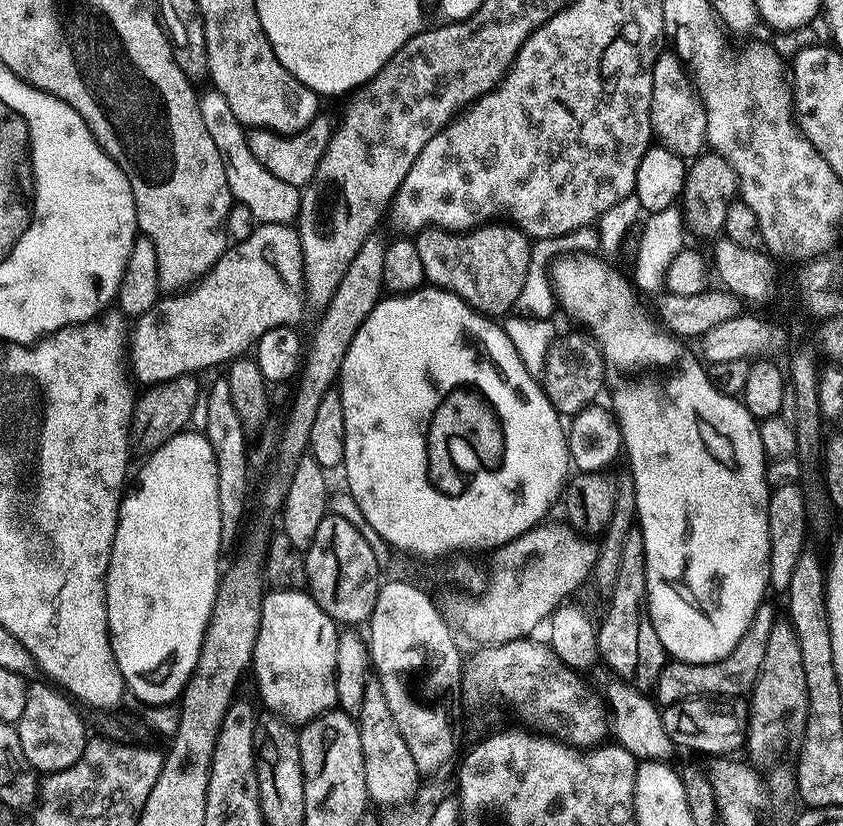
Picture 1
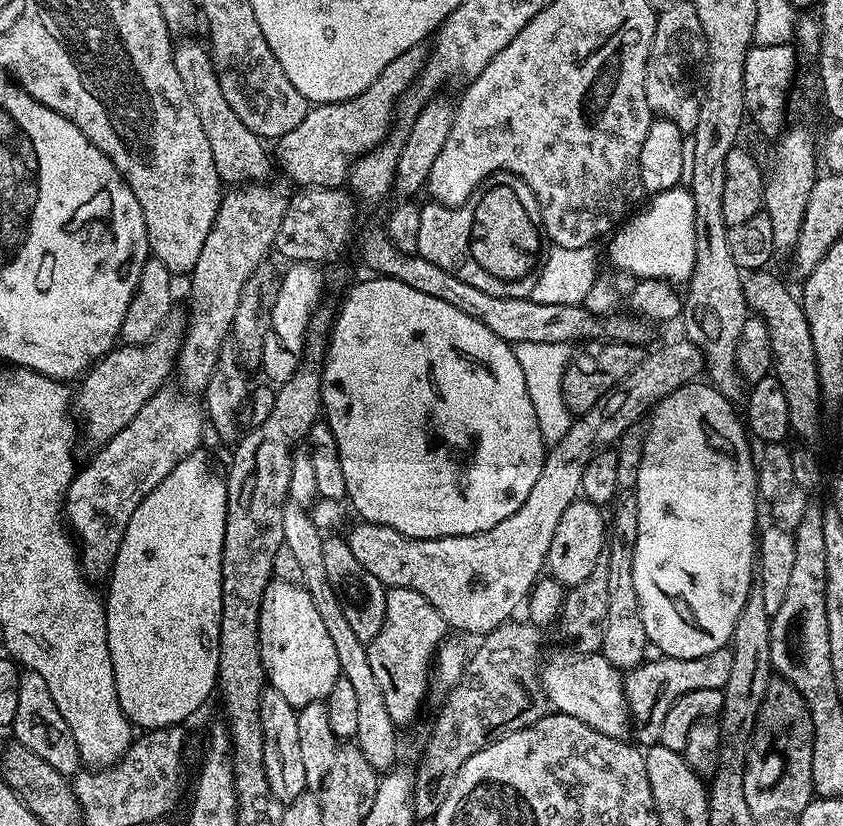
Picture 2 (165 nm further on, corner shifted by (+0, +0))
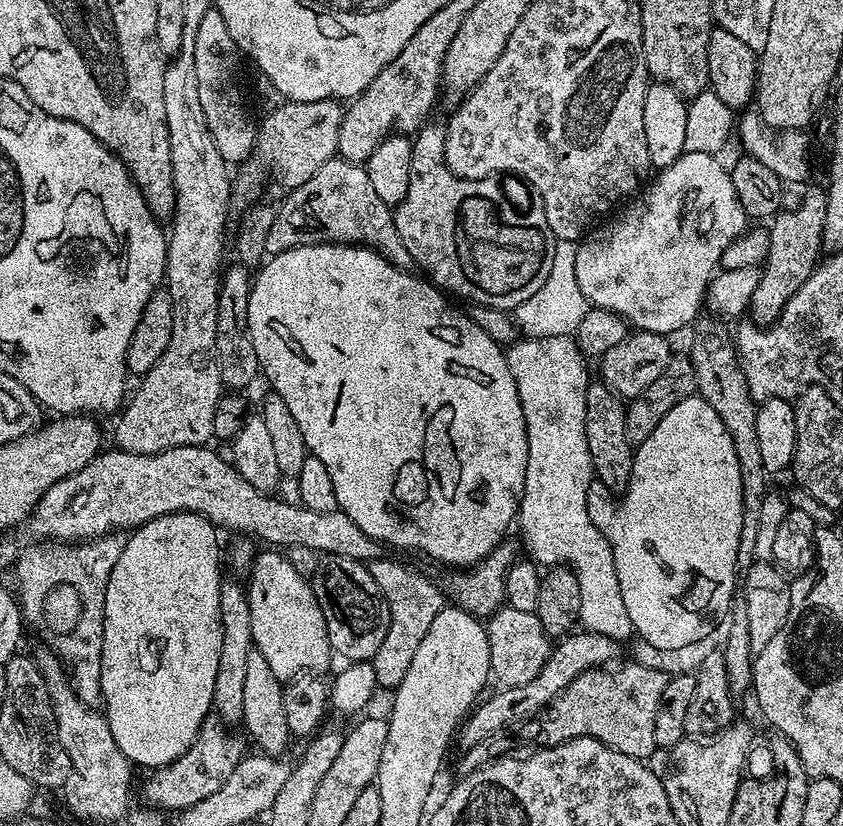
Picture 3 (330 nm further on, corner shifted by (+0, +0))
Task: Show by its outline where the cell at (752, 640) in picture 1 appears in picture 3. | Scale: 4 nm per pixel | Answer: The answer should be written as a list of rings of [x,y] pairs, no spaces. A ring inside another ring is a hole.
[[[624,664],[621,668],[617,666],[601,666],[599,668],[588,668],[578,678],[574,678],[574,682],[570,682],[570,686],[566,686],[561,690],[552,701],[549,702],[546,711],[539,717],[541,724],[541,736],[539,743],[541,745],[553,748],[558,746],[562,742],[567,740],[573,740],[574,738],[582,738],[583,736],[589,736],[594,738],[598,742],[602,742],[606,746],[610,746],[615,752],[621,752],[626,754],[630,758],[635,760],[647,761],[651,757],[654,751],[654,745],[652,742],[652,731],[654,730],[654,714],[658,714],[658,702],[662,702],[662,690],[666,690],[670,676],[669,673],[659,672],[656,668],[651,668],[648,664]]]

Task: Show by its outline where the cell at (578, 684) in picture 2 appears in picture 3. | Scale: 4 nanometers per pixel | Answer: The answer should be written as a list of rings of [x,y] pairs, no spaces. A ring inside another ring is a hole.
[[[502,606],[495,614],[487,617],[486,627],[490,642],[492,676],[495,683],[497,680],[497,685],[506,688],[526,686],[526,682],[537,676],[552,654],[553,645],[550,643],[550,637],[545,634],[542,622],[536,617],[535,612]]]

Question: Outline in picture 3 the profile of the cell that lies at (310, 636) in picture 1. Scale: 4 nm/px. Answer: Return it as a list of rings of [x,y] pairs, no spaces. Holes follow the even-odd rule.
[[[264,551],[257,555],[252,564],[252,582],[246,586],[255,651],[266,658],[270,670],[274,670],[282,682],[293,680],[303,672],[323,673],[323,668],[334,660],[334,653],[316,591],[313,590],[309,577],[294,570],[283,551]]]

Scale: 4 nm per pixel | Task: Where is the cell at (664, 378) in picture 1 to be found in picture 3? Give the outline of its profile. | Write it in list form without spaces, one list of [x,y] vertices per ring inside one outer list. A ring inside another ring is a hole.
[[[693,394],[678,402],[669,413],[666,413],[653,433],[635,449],[632,458],[632,473],[628,488],[622,493],[622,499],[615,507],[616,512],[607,512],[604,528],[609,528],[608,544],[614,554],[614,566],[618,570],[618,586],[622,586],[622,602],[626,602],[626,614],[630,614],[630,622],[635,635],[641,636],[652,648],[660,652],[676,652],[679,648],[688,648],[699,640],[704,640],[716,628],[716,619],[727,613],[738,592],[738,538],[742,534],[742,518],[744,503],[742,502],[742,470],[738,470],[738,454],[734,454],[734,442],[726,430],[724,420],[714,414],[714,406],[706,402],[698,394]]]

